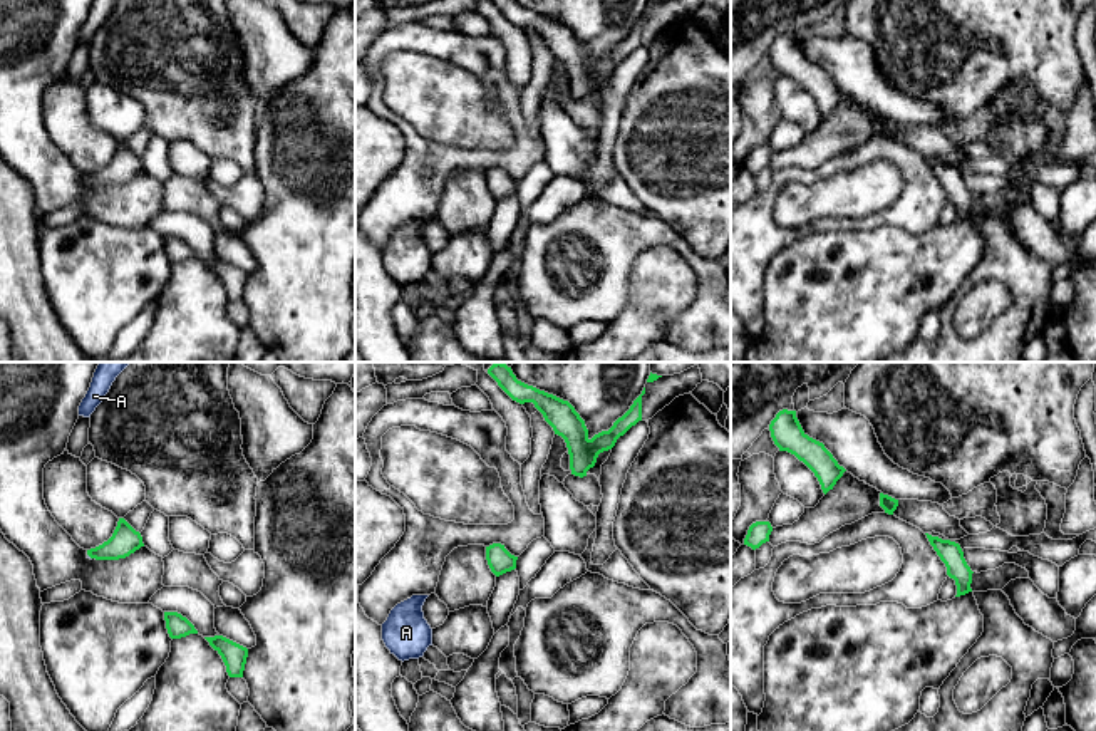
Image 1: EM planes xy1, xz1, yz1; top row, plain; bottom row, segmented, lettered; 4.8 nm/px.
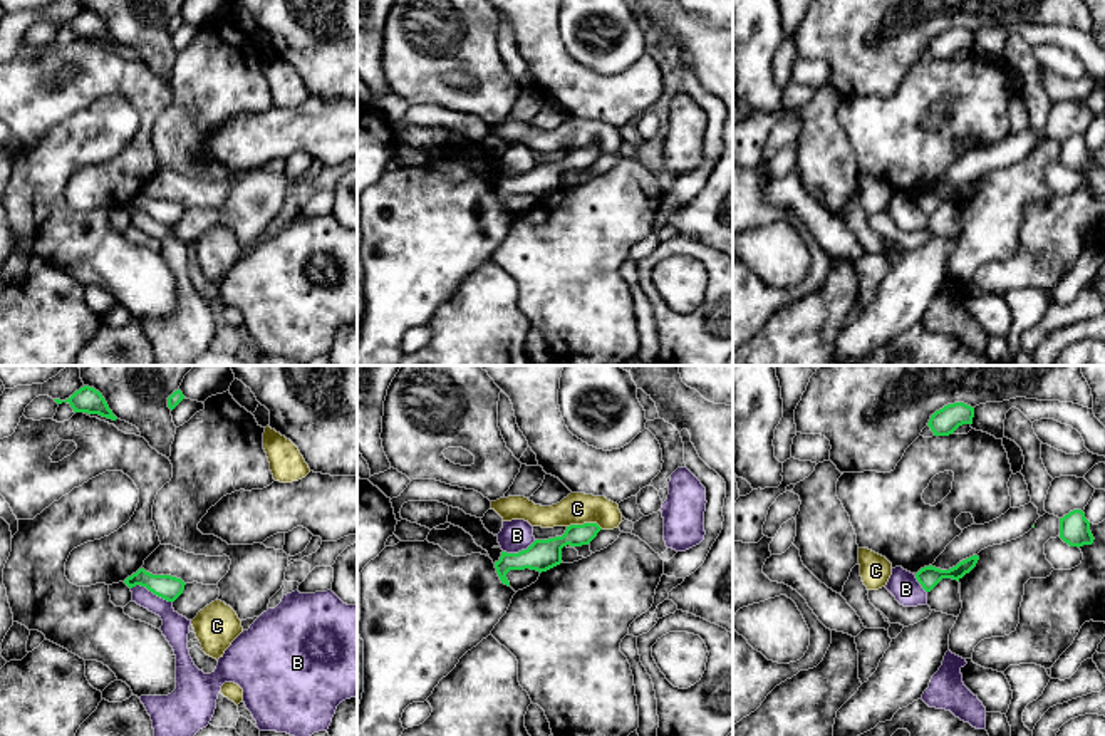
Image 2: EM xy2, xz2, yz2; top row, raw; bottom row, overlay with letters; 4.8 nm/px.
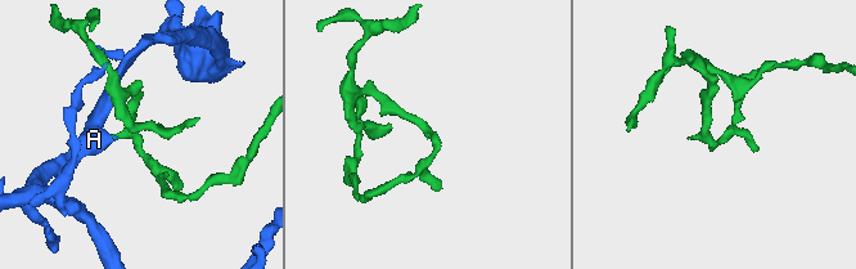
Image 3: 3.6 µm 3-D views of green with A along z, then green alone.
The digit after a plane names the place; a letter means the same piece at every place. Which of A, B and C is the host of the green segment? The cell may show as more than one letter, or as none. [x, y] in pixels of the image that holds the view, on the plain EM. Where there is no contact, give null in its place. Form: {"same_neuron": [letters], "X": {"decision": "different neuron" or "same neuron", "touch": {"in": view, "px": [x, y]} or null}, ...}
{"same_neuron": ["A"], "A": {"decision": "same neuron", "touch": {"in": "xy1", "px": [89, 180]}}, "B": {"decision": "different neuron", "touch": {"in": "xy2", "px": [151, 215]}}, "C": {"decision": "different neuron", "touch": {"in": "xz2", "px": [586, 148]}}}

